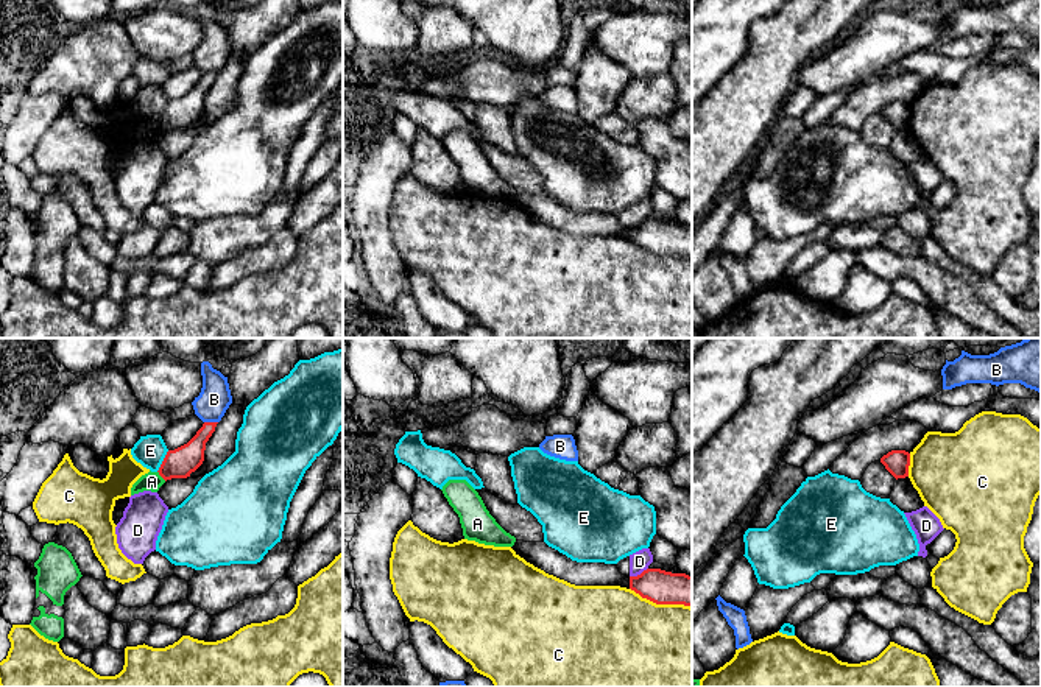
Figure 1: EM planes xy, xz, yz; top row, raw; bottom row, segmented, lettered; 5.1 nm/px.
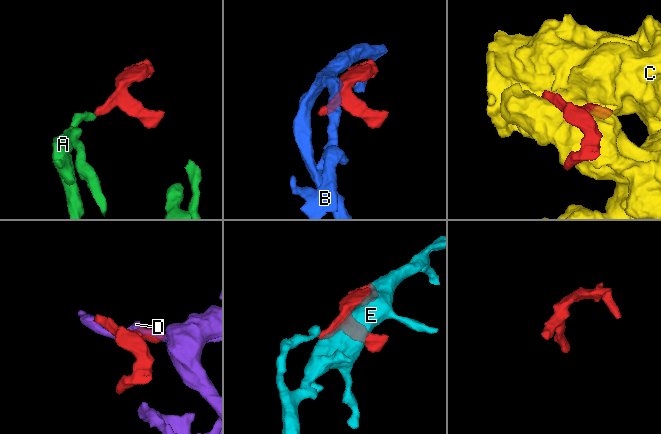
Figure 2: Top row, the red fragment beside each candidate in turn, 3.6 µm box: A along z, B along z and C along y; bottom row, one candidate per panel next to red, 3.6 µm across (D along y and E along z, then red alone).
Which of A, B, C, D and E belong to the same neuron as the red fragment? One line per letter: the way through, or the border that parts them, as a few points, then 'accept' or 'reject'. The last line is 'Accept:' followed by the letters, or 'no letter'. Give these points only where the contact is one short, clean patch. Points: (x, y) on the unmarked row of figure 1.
A: border xy (158, 122), (165, 131); reject
B: border xy (204, 72), (217, 73); reject
C: reject
D: reject
E: reject
Accept: no letter

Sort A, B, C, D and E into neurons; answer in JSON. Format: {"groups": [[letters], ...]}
{"groups": [["A"], ["B"], ["C"], ["D"], ["E"]]}

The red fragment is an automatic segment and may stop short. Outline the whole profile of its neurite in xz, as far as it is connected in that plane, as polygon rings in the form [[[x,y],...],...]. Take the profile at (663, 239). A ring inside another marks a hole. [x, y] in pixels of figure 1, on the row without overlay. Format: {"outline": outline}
{"outline": [[[647,220],[630,227],[630,240],[656,255],[684,255],[692,259],[692,227],[661,220]]]}

